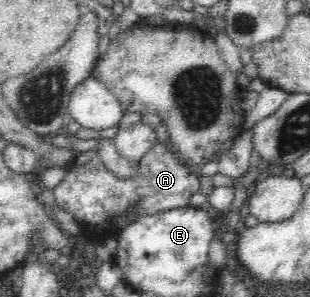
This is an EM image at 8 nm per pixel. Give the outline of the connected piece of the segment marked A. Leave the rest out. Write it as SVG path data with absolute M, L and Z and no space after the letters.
M156 141L148 154L139 162L139 173L133 179L120 179L114 176L96 151L87 150L75 154L68 164L66 176L52 190L56 203L60 204L66 212L72 213L80 224L79 236L94 242L118 235L127 223L114 225L114 220L130 204L136 202L139 204L132 220L152 212L180 208L188 205L190 196L199 191L199 182L198 174L186 164L180 164L168 144L164 145Z

